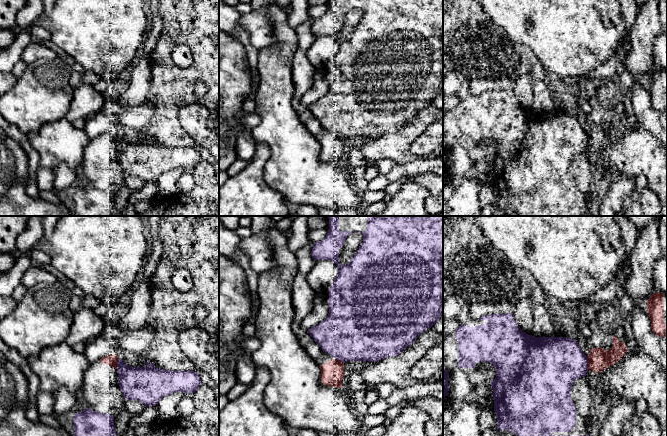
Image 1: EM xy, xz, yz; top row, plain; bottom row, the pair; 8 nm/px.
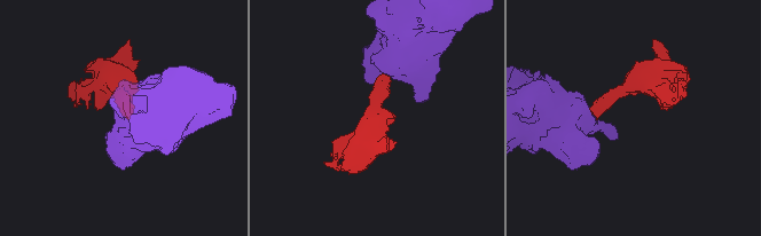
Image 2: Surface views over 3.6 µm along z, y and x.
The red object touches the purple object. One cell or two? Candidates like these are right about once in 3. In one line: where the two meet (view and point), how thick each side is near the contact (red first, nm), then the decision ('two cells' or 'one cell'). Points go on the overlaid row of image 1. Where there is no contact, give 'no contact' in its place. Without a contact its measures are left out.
contact yz (588, 363); calibres 180 and 400 nm; two cells

